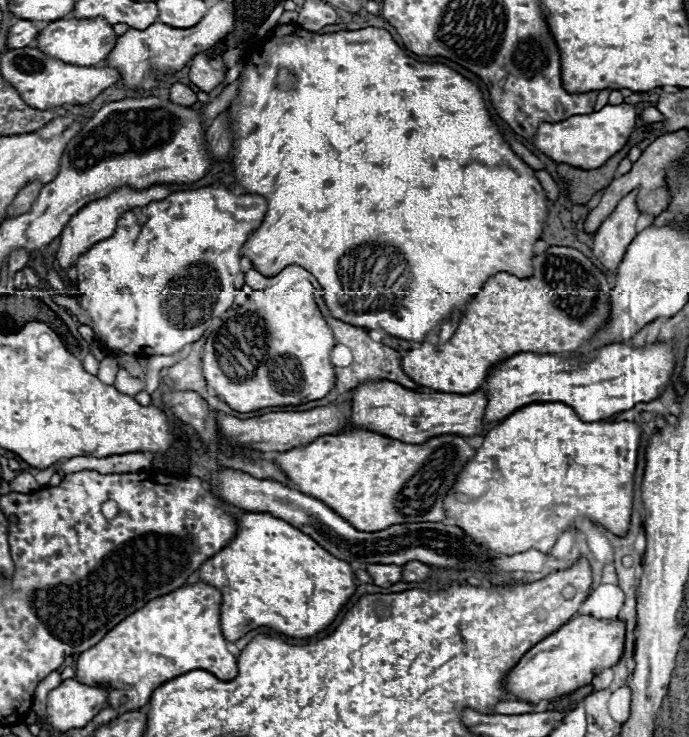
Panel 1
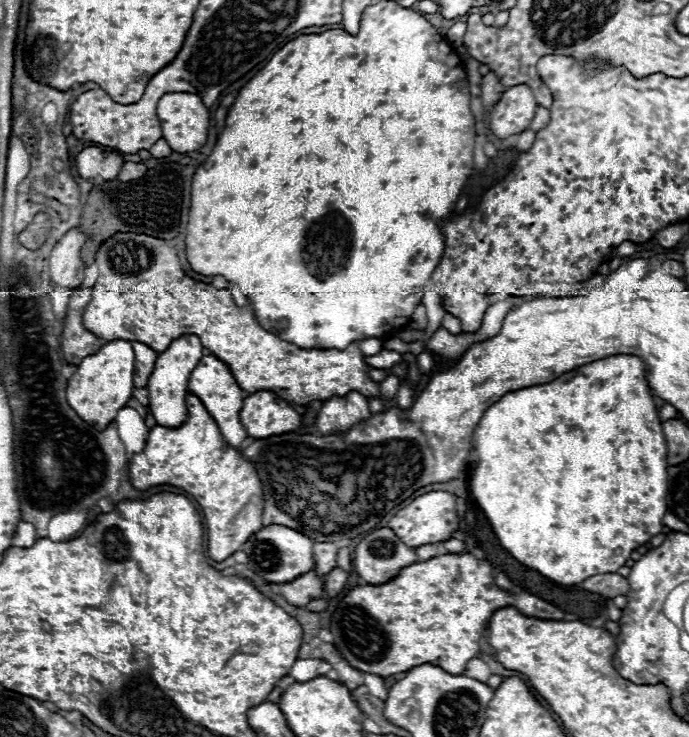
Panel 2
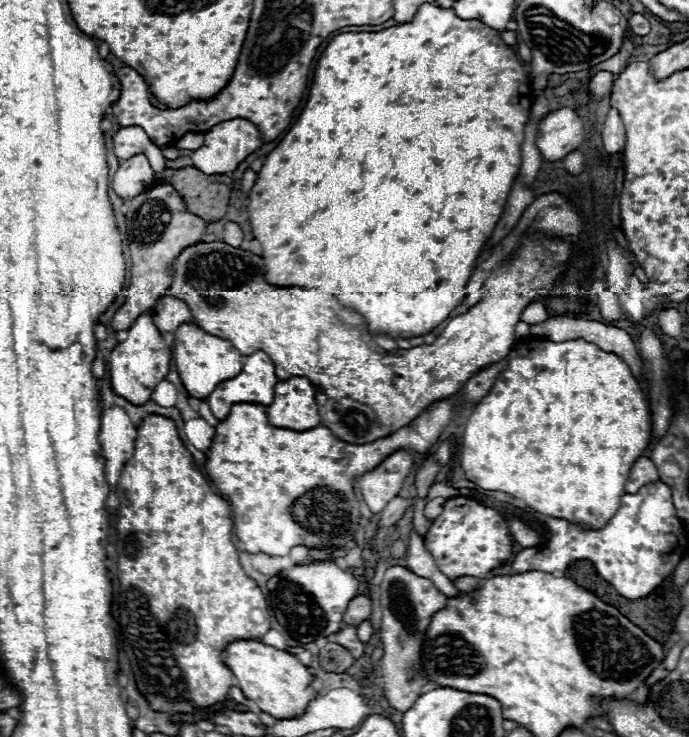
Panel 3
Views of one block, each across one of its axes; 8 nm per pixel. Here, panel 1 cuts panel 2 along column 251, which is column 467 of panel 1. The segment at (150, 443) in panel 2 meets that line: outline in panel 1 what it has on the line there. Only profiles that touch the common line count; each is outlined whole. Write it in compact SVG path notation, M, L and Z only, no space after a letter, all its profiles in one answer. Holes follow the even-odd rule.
M544 402L544 404L526 404L522 408L518 408L516 412L512 412L510 416L506 416L500 424L496 424L492 430L486 432L484 436L484 444L476 450L476 454L472 456L472 460L466 462L466 466L458 472L456 482L450 486L450 490L446 492L444 498L444 512L446 512L446 520L458 528L462 528L466 532L466 536L470 536L476 544L496 552L496 554L518 554L518 552L526 552L530 548L540 550L544 554L548 554L552 550L552 546L556 544L556 538L560 532L568 530L574 520L578 516L582 518L590 518L596 524L602 524L604 528L608 528L610 532L622 536L628 532L630 526L630 514L632 514L632 486L634 486L634 468L636 468L636 452L638 452L638 444L640 444L640 428L634 422L582 422L572 408L568 408L566 404L560 402Z

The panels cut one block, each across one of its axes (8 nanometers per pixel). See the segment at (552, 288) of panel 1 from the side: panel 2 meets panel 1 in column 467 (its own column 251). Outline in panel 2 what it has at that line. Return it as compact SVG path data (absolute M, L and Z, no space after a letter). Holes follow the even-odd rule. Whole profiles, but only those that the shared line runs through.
M118 232L116 236L110 236L104 244L100 244L94 264L98 266L100 274L92 288L92 300L84 310L82 324L84 328L104 338L106 342L114 340L142 342L156 352L164 352L170 346L170 342L180 338L182 334L196 334L202 346L230 368L238 386L248 394L254 394L258 390L272 390L276 396L296 404L308 404L312 400L328 400L334 394L344 396L350 390L356 390L366 398L380 396L378 384L368 378L368 364L362 360L362 352L356 344L350 344L344 350L316 350L316 348L306 350L280 340L278 336L260 328L252 312L252 306L238 308L226 289L218 290L210 284L188 278L178 262L176 248L168 246L160 238L152 238L146 234Z

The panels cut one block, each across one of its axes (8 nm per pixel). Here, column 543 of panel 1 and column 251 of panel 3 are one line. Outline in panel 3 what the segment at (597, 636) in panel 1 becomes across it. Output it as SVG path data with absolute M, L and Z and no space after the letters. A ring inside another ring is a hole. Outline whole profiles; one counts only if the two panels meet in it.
M236 640L226 646L226 650L222 652L222 660L234 672L236 686L244 692L244 696L256 702L262 712L274 718L302 716L304 708L308 708L308 704L318 696L312 686L316 676L290 652L276 650L258 640Z

